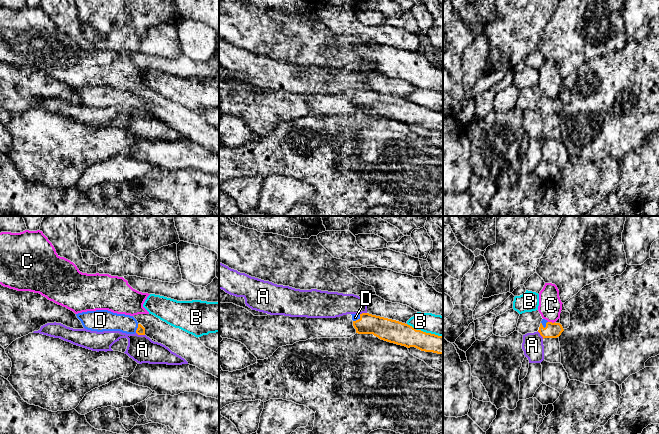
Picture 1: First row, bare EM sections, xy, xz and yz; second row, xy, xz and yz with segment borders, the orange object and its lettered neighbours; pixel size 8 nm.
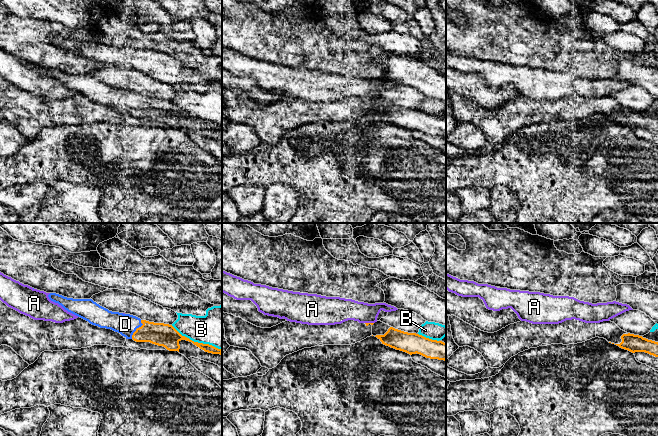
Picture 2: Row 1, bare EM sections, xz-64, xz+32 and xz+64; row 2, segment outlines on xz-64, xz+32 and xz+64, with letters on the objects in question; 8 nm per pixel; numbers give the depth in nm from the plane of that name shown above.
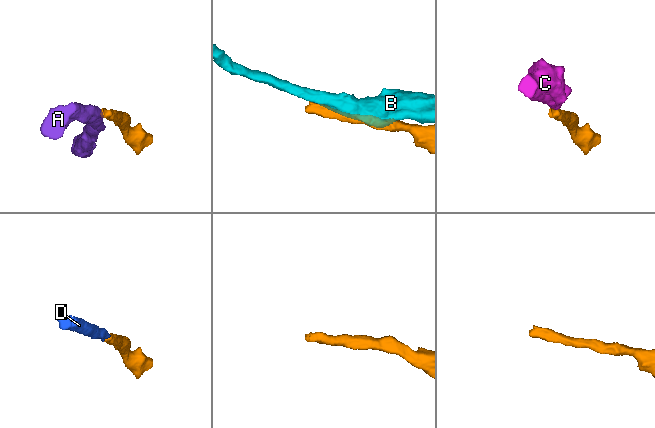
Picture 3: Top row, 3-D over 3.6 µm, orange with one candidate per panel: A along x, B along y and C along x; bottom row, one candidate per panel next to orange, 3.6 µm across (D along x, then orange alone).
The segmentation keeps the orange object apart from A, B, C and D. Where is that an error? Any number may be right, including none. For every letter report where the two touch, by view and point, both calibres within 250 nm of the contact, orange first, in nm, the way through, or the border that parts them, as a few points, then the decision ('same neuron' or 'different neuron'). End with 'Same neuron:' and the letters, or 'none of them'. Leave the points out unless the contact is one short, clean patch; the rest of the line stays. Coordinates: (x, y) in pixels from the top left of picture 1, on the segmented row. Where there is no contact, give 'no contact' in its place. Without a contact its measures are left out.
A: contact xy (140, 334); calibres 70 and 220 nm; different neuron
B: contact xz (425, 332); calibres 180 and 160 nm; different neuron
C: contact yz (551, 322); calibres 130 and 190 nm; border yz (548, 321), (554, 322); different neuron
D: contact xy (137, 328); calibres 70 and 160 nm; same neuron
Same neuron: D

